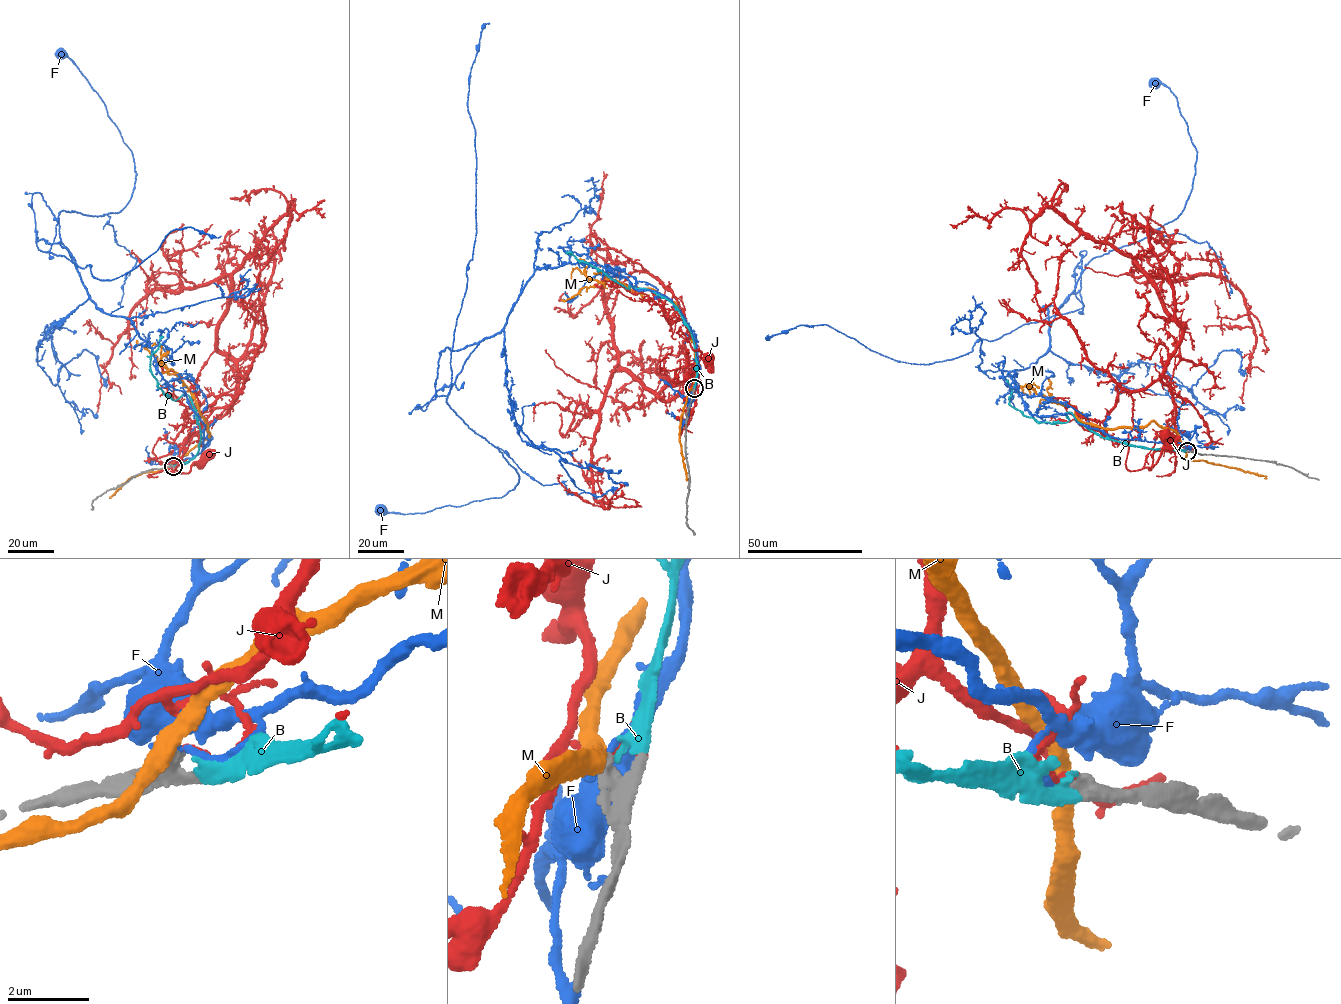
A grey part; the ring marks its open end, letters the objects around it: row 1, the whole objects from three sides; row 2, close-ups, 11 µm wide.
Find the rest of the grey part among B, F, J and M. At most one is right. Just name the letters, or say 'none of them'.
B

